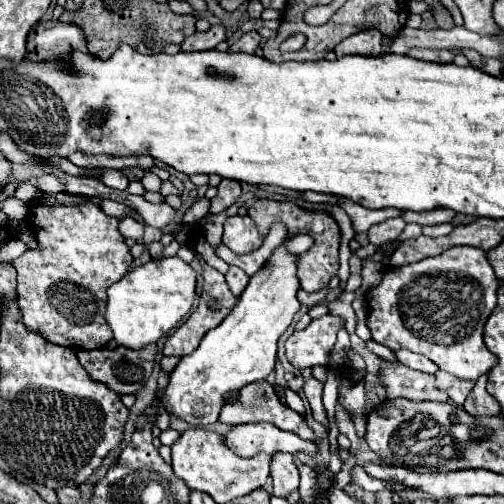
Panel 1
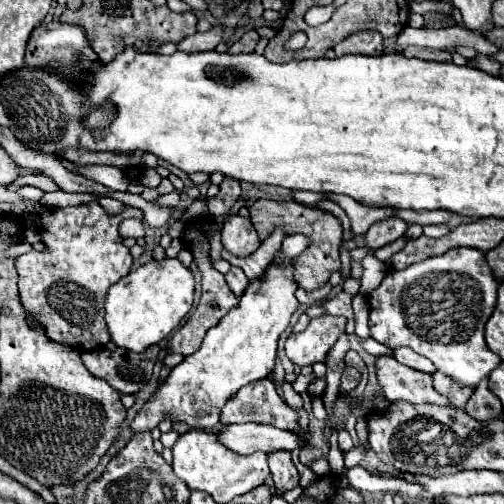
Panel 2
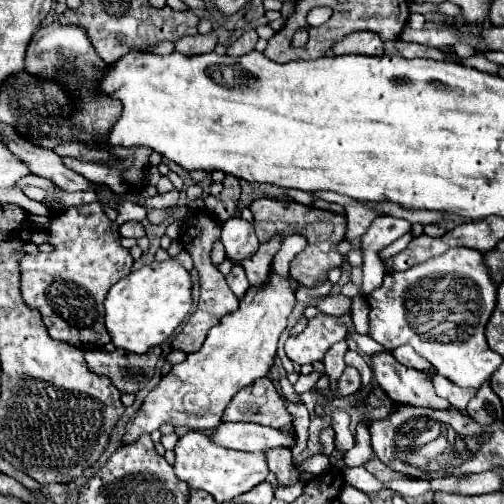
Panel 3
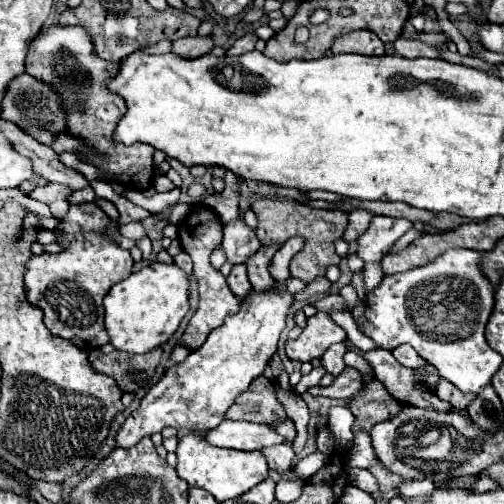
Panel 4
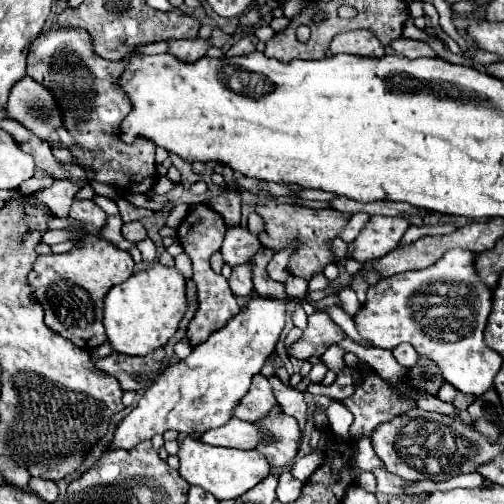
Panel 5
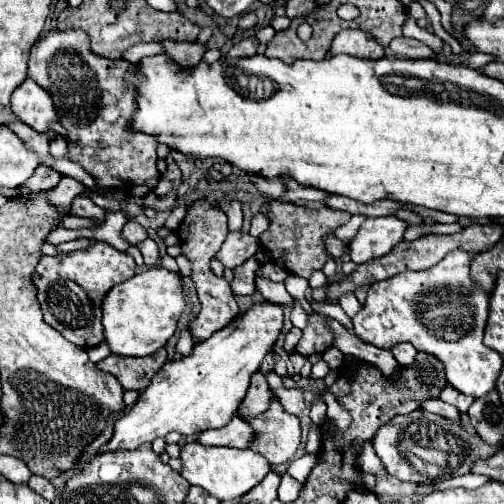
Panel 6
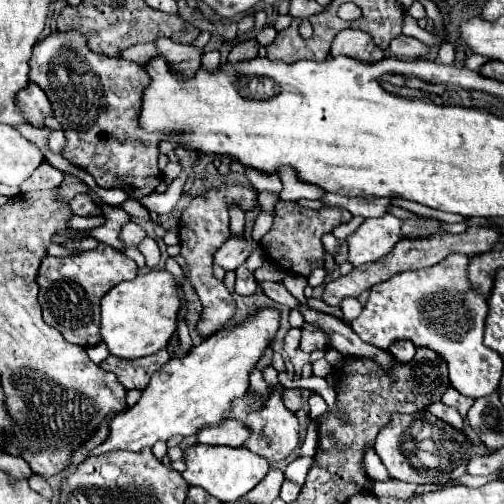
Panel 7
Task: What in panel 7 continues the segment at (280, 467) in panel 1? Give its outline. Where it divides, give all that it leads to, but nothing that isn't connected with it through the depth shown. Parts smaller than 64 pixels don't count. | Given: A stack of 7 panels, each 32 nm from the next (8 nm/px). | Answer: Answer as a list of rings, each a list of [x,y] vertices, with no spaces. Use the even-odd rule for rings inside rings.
[[[270,386],[270,396],[266,400],[266,406],[262,410],[252,410],[248,406],[248,402],[250,400],[248,400],[248,394],[246,394],[244,398],[240,398],[240,400],[234,402],[234,408],[230,412],[232,414],[230,418],[236,418],[236,420],[244,422],[252,430],[252,436],[248,438],[246,448],[252,450],[252,452],[256,452],[256,454],[260,454],[260,456],[264,456],[270,464],[276,464],[276,462],[286,460],[298,448],[298,442],[300,442],[300,438],[298,438],[300,426],[298,426],[296,414],[292,414],[284,406],[282,396],[280,396],[280,390],[278,388],[272,388],[272,386]]]

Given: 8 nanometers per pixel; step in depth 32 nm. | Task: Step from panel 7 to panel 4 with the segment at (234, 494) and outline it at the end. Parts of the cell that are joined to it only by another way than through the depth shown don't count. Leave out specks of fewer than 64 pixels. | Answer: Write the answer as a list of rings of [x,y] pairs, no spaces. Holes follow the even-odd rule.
[[[194,432],[180,438],[176,456],[178,456],[176,474],[182,480],[186,480],[188,486],[196,486],[210,492],[216,498],[216,502],[238,498],[268,478],[268,464],[262,452],[240,452],[240,450],[218,448],[208,444],[202,434],[194,434]]]

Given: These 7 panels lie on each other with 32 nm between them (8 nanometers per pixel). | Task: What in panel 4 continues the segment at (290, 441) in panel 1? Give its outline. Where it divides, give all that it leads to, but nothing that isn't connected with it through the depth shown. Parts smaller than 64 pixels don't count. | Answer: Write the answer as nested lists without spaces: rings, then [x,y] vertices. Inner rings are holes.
[[[226,420],[224,424],[220,424],[220,428],[208,432],[206,440],[214,446],[234,450],[262,450],[286,442],[286,438],[276,434],[276,430],[272,430],[270,426],[234,420]]]

